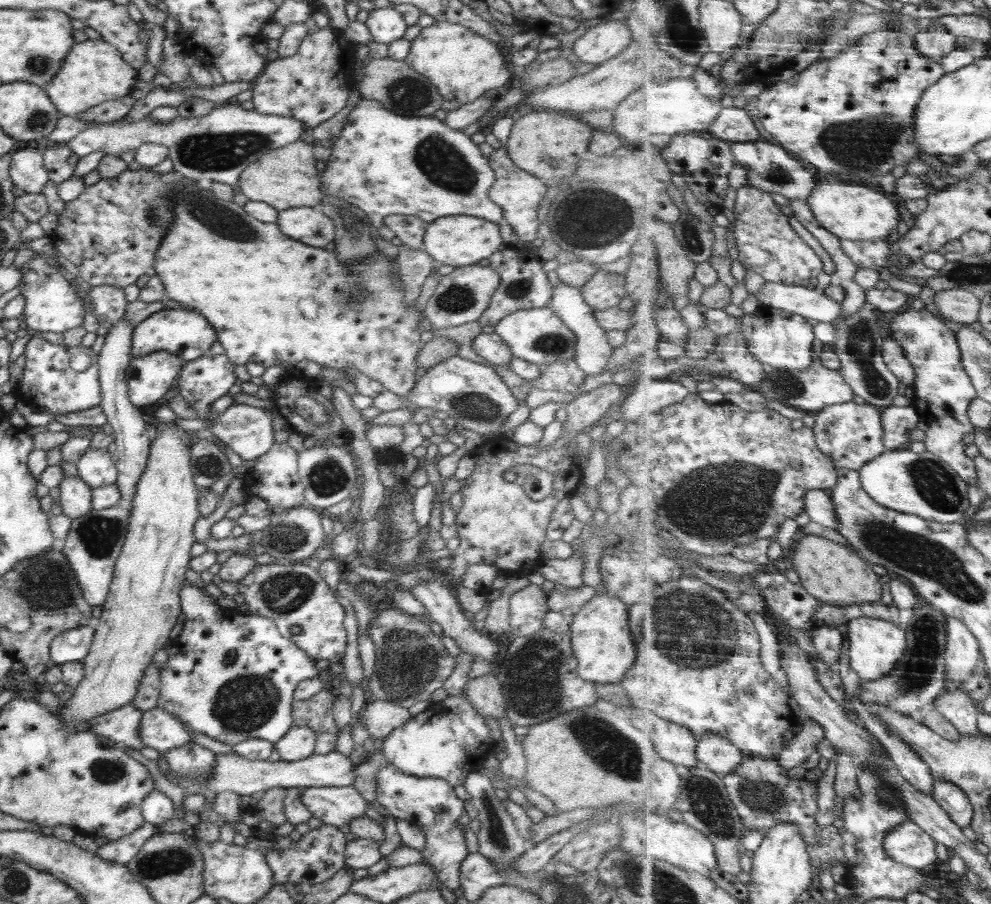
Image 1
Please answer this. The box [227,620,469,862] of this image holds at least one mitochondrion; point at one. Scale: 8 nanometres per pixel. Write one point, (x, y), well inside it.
(407, 663)

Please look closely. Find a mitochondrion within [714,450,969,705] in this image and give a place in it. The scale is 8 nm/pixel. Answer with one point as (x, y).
(915, 674)

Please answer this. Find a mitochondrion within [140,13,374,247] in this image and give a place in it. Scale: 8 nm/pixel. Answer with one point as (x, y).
(207, 152)

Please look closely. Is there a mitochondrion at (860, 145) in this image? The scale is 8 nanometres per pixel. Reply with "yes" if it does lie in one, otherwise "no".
yes

